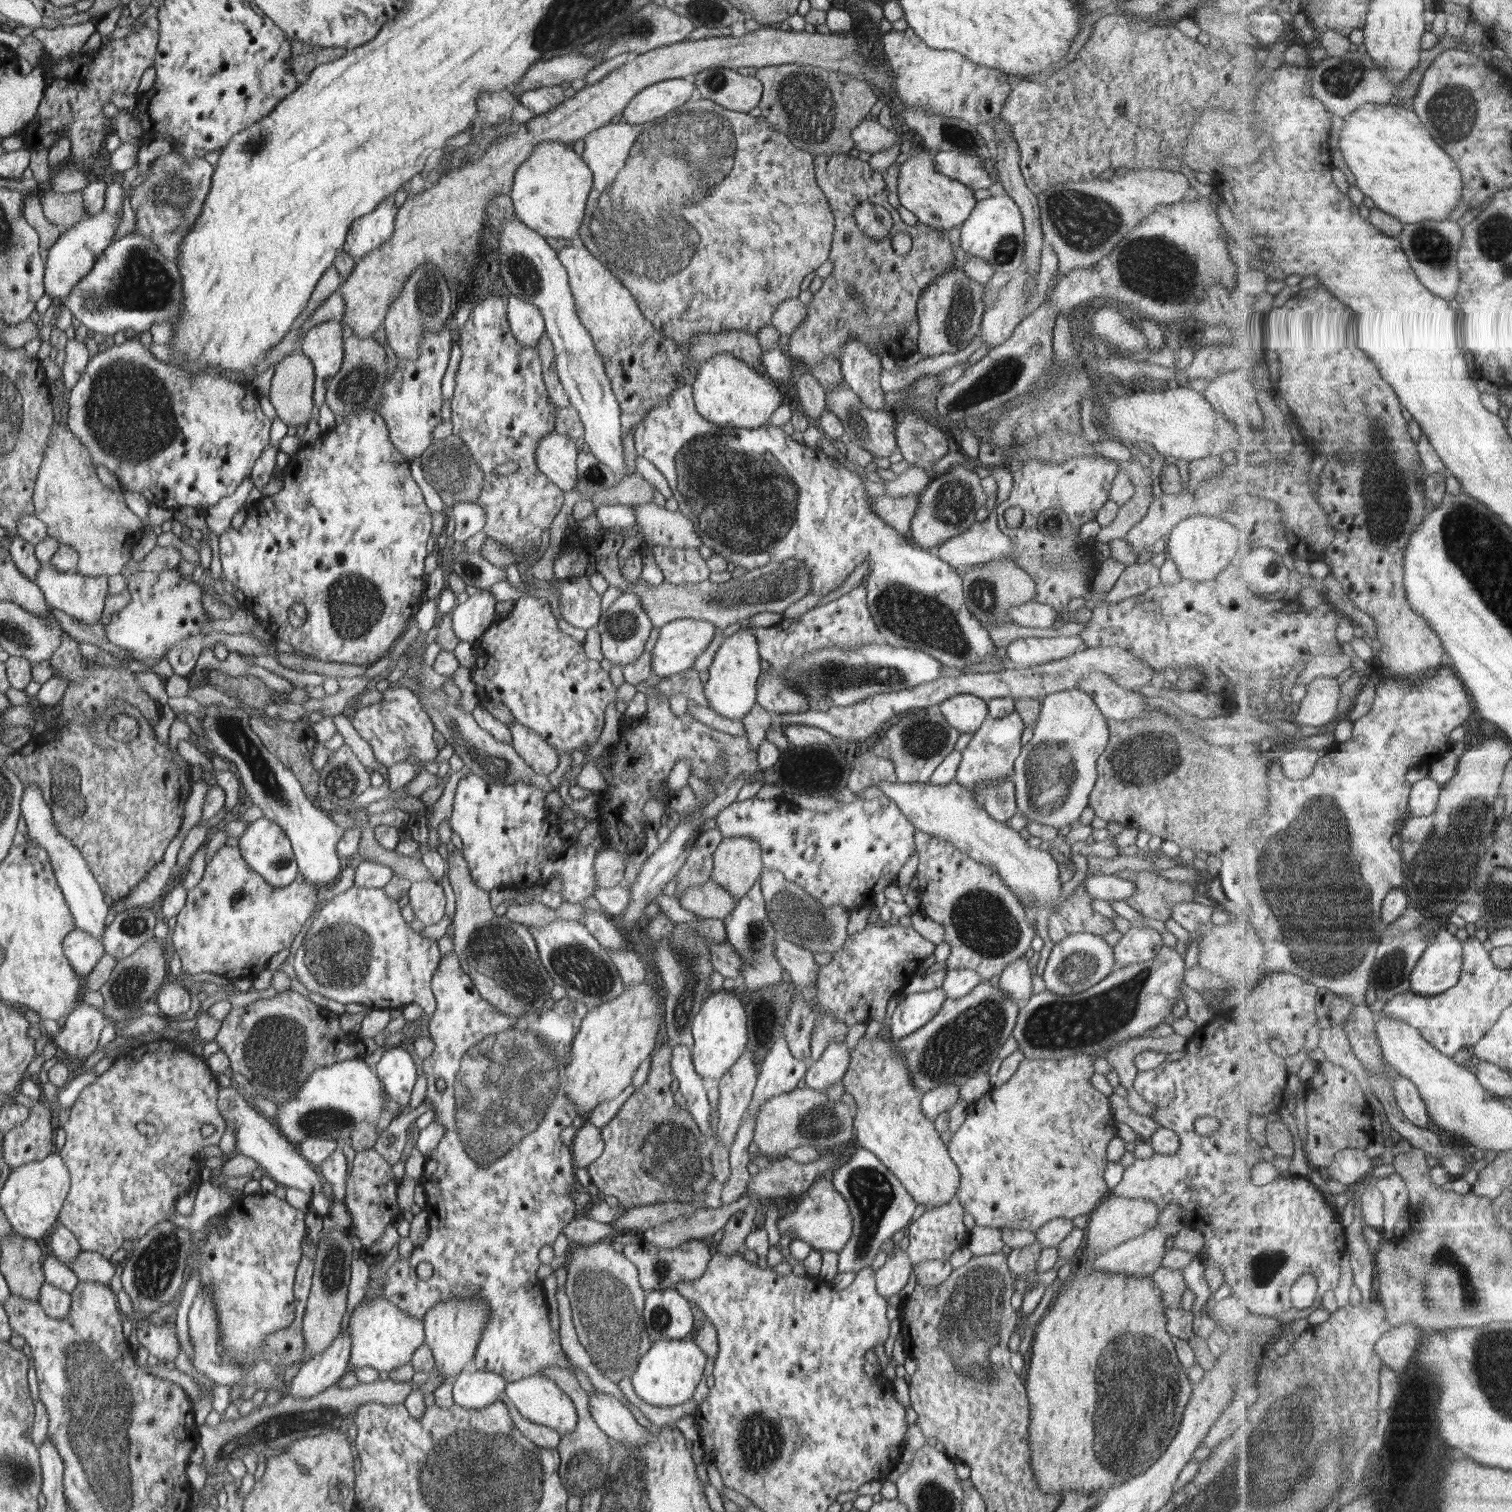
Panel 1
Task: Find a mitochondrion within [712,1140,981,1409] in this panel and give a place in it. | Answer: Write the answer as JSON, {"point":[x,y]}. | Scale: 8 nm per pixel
{"point":[873,1194]}

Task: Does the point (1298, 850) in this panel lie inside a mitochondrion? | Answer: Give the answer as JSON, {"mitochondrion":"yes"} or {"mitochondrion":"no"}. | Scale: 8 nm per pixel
{"mitochondrion":"yes"}

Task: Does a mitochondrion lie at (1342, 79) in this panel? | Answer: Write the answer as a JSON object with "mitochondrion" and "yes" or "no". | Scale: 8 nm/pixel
{"mitochondrion":"yes"}

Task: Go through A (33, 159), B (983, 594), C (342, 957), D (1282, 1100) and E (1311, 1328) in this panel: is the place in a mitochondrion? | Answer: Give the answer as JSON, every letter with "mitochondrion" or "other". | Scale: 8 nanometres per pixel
{"A":"other","B":"mitochondrion","C":"mitochondrion","D":"other","E":"other"}

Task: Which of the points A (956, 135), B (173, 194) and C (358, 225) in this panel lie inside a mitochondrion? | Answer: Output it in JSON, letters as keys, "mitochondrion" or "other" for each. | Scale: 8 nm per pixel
{"A":"mitochondrion","B":"mitochondrion","C":"other"}

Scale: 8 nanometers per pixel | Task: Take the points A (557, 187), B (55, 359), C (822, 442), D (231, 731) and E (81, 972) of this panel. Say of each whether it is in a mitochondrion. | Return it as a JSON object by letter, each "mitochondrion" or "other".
{"A":"other","B":"other","C":"other","D":"mitochondrion","E":"other"}

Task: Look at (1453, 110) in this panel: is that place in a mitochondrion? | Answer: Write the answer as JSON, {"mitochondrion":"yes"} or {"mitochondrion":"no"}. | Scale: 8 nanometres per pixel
{"mitochondrion":"yes"}

